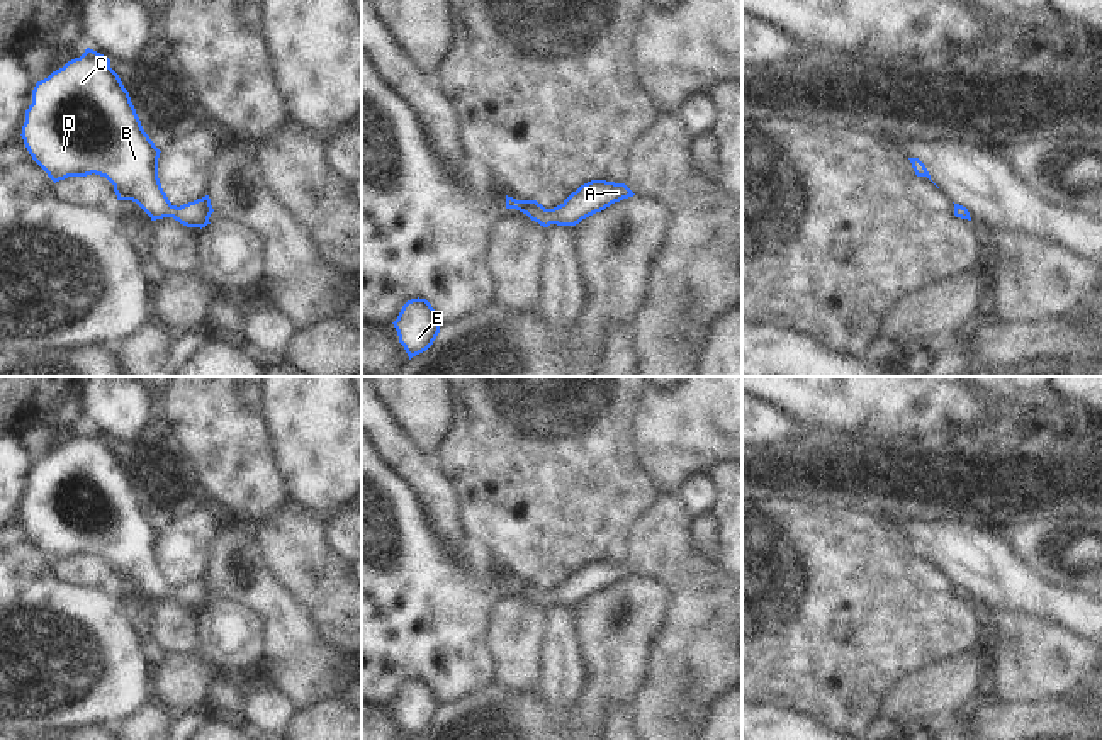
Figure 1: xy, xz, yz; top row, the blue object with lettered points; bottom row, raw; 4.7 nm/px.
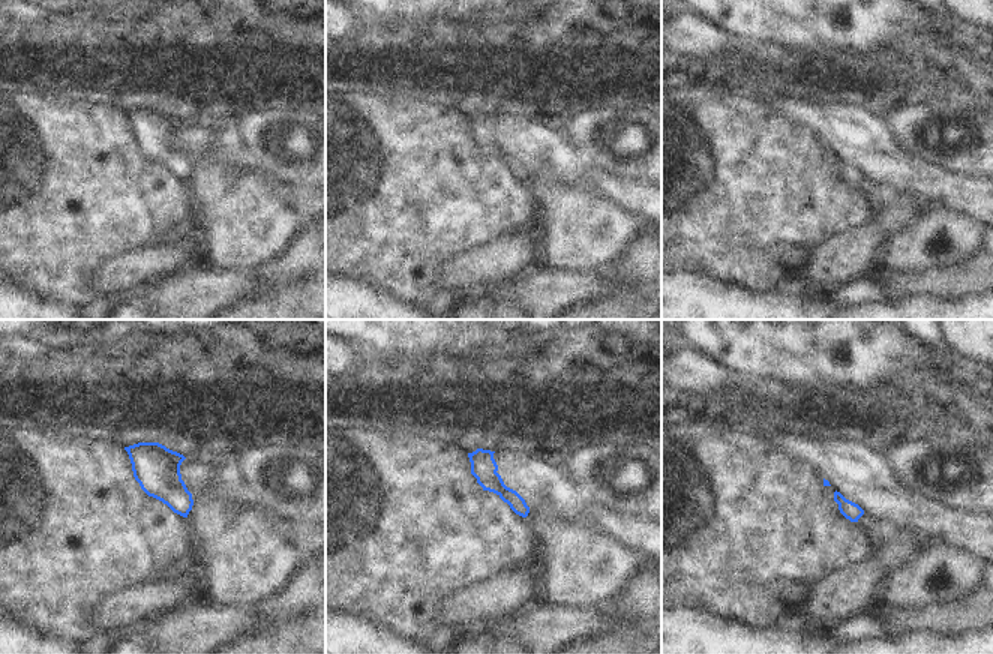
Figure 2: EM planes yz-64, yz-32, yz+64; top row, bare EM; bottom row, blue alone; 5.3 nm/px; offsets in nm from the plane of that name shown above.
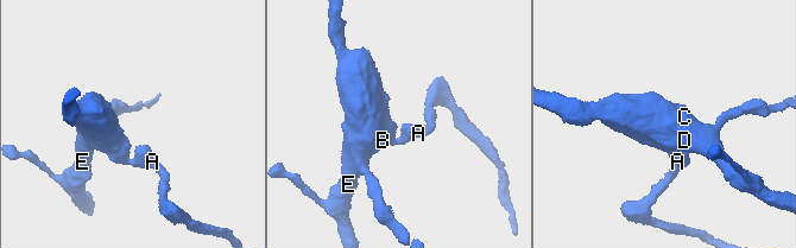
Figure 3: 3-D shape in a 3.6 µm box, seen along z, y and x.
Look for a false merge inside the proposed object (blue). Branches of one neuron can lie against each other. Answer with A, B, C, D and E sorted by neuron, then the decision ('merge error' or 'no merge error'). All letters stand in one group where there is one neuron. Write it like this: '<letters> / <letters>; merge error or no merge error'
A B C D E; no merge error

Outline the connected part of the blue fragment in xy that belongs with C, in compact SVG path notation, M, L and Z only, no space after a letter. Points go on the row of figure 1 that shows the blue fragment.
M90 48L36 83L20 136L32 160L54 183L95 173L114 185L117 200L136 202L151 221L173 217L187 227L200 229L211 224L214 209L209 195L180 207L168 200L158 178L161 151L144 132L129 92L110 68L110 59Z

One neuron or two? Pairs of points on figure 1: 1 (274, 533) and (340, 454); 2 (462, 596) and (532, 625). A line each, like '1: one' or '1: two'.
1: two
2: two

